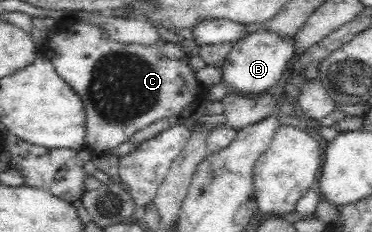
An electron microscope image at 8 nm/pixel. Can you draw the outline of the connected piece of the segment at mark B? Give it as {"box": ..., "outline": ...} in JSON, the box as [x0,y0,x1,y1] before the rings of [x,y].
{"box":[221,29,294,95],"outline":[[[263,29],[247,34],[234,43],[221,66],[222,82],[231,85],[236,93],[259,95],[262,91],[275,91],[289,72],[288,61],[294,56],[294,37],[281,37]]]}

